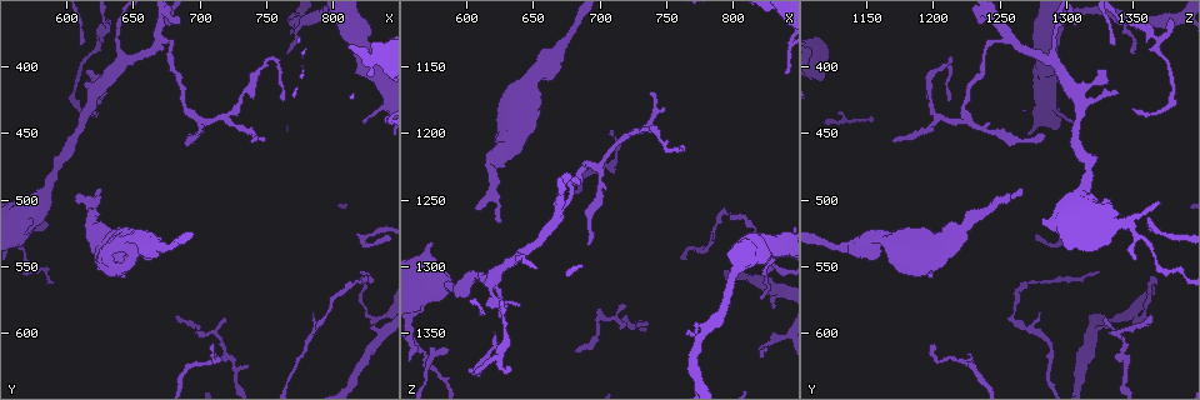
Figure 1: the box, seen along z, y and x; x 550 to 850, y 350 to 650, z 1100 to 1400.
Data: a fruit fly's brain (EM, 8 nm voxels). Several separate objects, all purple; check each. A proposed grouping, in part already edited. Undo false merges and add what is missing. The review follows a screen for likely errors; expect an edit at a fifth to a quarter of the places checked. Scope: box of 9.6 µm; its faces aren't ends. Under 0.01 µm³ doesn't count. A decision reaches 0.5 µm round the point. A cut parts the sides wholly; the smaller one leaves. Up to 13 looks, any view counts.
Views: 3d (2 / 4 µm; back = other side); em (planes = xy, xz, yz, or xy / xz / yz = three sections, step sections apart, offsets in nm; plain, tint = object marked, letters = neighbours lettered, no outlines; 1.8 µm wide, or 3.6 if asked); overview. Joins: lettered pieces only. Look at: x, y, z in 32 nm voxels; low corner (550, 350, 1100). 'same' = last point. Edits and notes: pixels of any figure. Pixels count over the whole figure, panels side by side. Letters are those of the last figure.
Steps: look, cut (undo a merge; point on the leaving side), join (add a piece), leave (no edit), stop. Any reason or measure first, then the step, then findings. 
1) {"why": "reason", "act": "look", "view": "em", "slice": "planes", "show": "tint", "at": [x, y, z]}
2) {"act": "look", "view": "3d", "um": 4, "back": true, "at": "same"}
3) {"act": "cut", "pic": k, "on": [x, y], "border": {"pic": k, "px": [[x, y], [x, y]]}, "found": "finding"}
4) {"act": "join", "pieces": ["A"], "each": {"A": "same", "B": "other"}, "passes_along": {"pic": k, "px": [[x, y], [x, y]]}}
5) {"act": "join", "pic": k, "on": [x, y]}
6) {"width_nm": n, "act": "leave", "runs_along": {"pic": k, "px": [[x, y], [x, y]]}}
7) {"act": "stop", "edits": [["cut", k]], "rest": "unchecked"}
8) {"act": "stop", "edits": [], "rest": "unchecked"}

{"why": "branch stops here", "act": "look", "view": "em", "um": 3.6, "slice": "planes", "show": "letters", "at": [576, 514, 1282]}

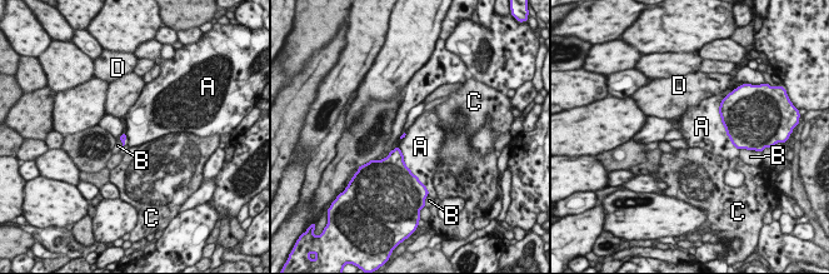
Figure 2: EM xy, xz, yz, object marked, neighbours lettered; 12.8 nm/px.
{"act": "leave", "each": {"A": "other", "B": "other", "C": "other", "D": "other"}, "border": {"pic": 2, "px": [[719, 103], [720, 121], [733, 144]]}, "found": "no lettered piece goes on from it"}

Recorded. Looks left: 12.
{"why": "abrupt turn", "act": "look", "view": "3d", "um": 4, "at": [606, 430, 1378]}

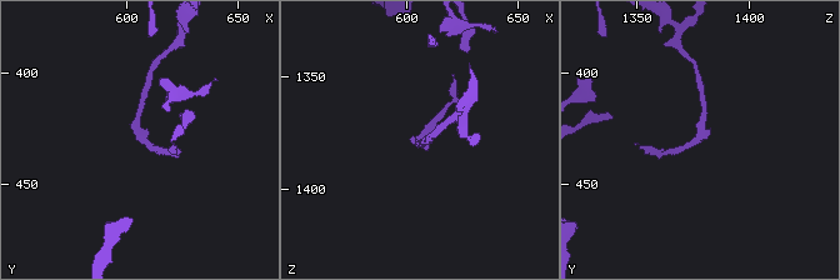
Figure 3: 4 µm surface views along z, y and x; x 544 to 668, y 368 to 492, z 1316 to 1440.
{"why": "now the EM", "act": "look", "view": "em", "slice": "yz", "step": 4, "show": "letters", "at": [607, 428, 1379]}

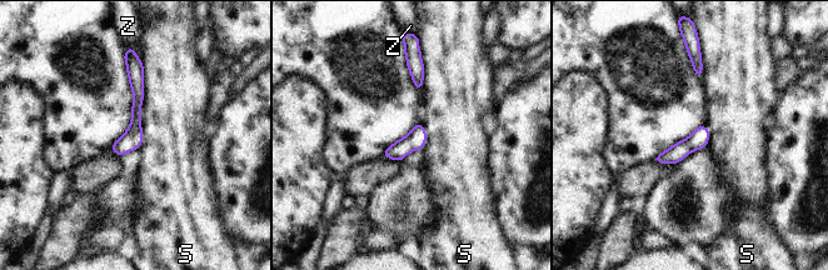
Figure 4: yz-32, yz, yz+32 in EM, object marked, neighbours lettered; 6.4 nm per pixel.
{"act": "look", "view": "em", "slice": "planes", "show": "letters", "at": "same"}

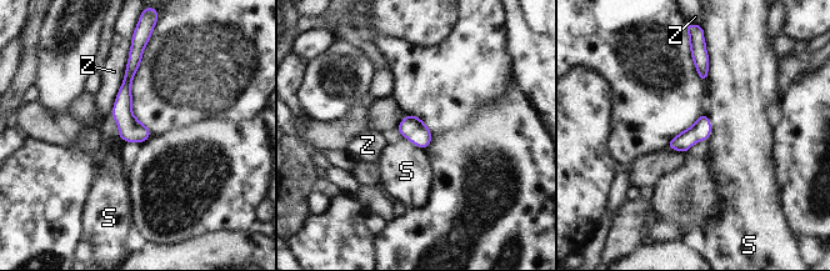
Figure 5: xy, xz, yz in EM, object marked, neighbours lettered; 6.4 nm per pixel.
{"width_nm": 130, "longest_contact_nm": ["Z", 480], "act": "leave", "each": {"S": "other", "Z": "other"}, "found": "all the same neuron"}

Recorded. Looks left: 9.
{"why": "two arms in line, one across", "act": "look", "view": "3d", "um": 2, "at": [622, 420, 1306]}

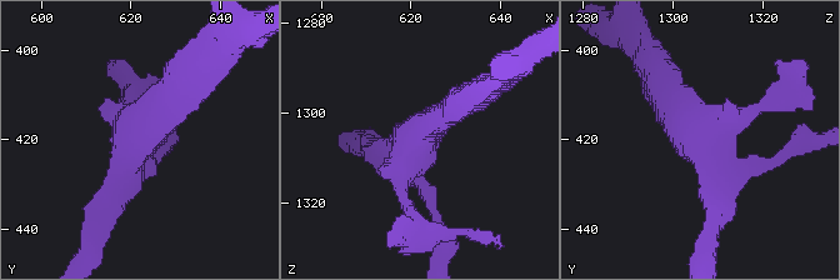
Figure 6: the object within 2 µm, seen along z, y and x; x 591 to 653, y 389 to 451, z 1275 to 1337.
{"why": "shape alone is not enough", "act": "look", "view": "em", "slice": "planes", "show": "letters", "at": [620, 421, 1306]}

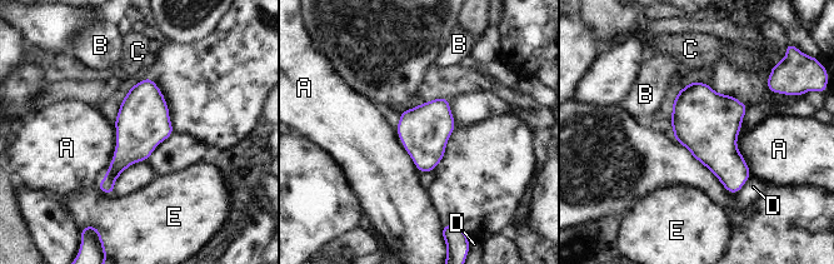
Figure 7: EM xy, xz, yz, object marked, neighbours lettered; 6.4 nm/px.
{"act": "leave", "each": {"A": "other", "B": "other", "C": "other", "D": "other", "E": "other"}, "found": "all the same neuron"}

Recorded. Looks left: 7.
{"why": "long arm stops here", "act": "look", "view": "3d", "um": 2, "at": [764, 428, 1210]}

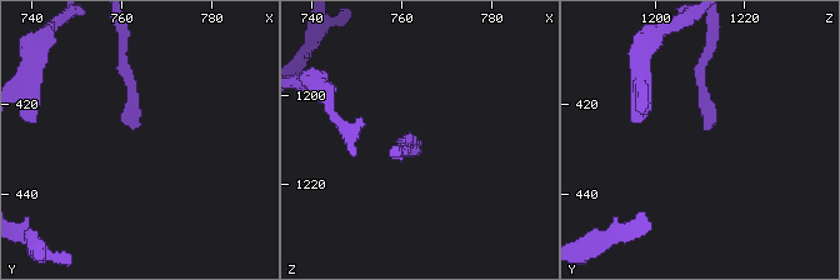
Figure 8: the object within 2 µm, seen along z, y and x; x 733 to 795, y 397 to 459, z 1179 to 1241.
{"act": "look", "view": "em", "slice": "xz", "step": 8, "show": "letters", "at": [763, 426, 1212]}

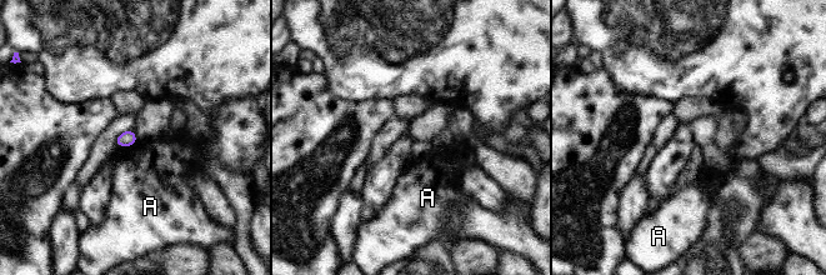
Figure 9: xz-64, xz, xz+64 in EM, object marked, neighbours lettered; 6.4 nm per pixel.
{"longest_contact_nm": ["A", 90], "act": "leave", "each": {"A": "other"}, "border": {"pic": 9, "px": [[138, 139], [129, 148]]}, "found": "no lettered piece goes on from it"}

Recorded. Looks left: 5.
{"why": "an open end", "act": "look", "view": "3d", "um": 4, "at": [682, 590, 1364]}

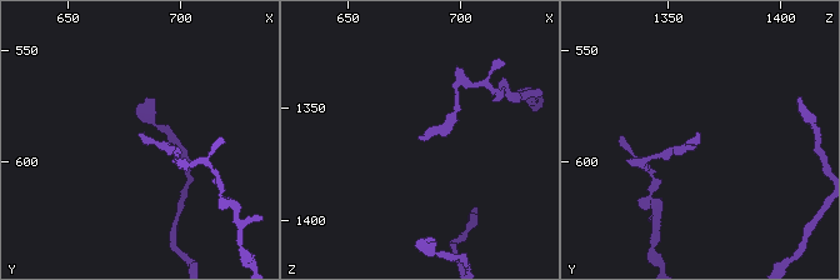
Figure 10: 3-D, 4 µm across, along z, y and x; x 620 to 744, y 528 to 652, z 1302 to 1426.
{"act": "look", "view": "em", "slice": "planes", "show": "letters", "at": [682, 587, 1362]}

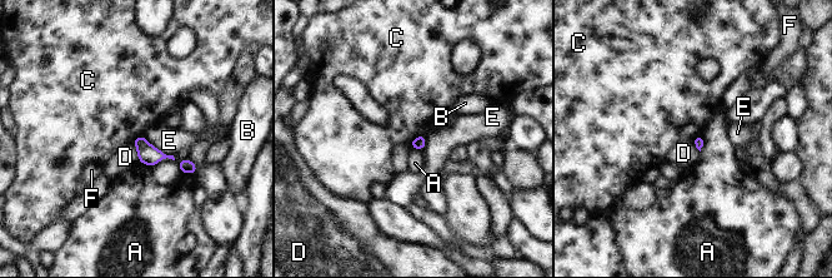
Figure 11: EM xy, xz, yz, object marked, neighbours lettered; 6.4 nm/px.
{"act": "leave", "each": {"A": "other", "B": "other", "C": "other", "D": "other", "E": "other", "F": "other"}, "border": {"pic": 11, "px": [[421, 134], [409, 143]]}, "found": "none of them fits"}

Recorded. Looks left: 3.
{"act": "stop", "edits": [], "rest": "unchecked"}

